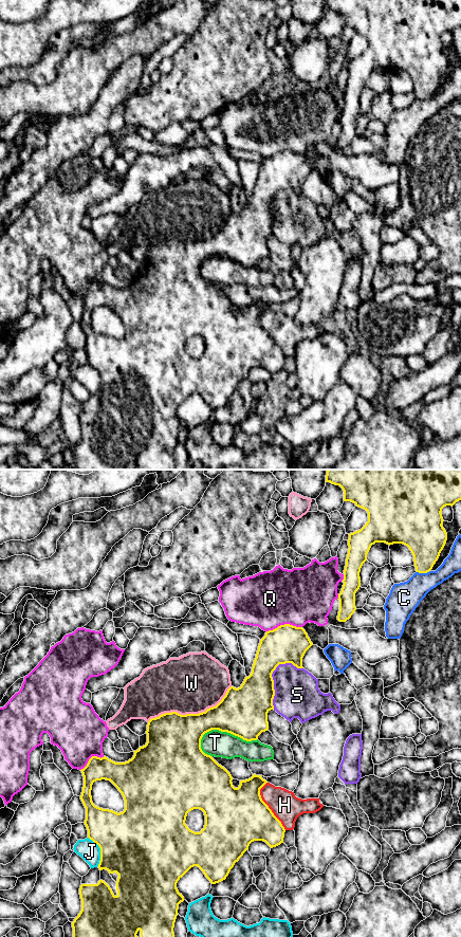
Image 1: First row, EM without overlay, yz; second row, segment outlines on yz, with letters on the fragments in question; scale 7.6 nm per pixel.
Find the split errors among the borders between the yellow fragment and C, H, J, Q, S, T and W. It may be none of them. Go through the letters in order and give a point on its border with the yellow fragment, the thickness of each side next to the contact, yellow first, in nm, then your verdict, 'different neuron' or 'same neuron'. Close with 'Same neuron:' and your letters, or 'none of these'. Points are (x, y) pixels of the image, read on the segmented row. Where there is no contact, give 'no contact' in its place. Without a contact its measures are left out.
C: yz (423, 572) | 280/240 nm | different neuron
H: yz (268, 806) | 440/220 nm | different neuron
J: yz (100, 850) | 500/160 nm | different neuron
Q: yz (284, 624) | 280/440 nm | different neuron
S: yz (271, 675) | 300/340 nm | different neuron
T: yz (223, 731) | 380/200 nm | different neuron
W: yz (190, 714) | 420/460 nm | different neuron
Same neuron: none of these

